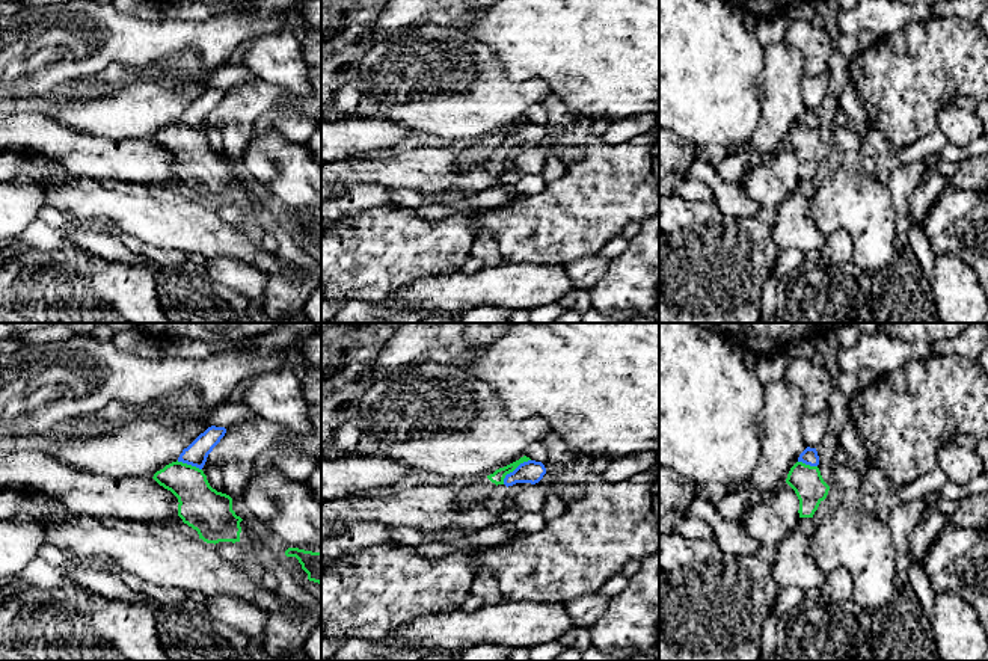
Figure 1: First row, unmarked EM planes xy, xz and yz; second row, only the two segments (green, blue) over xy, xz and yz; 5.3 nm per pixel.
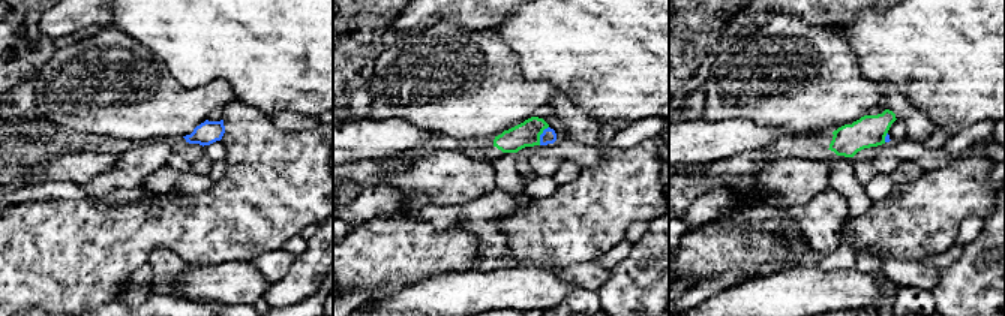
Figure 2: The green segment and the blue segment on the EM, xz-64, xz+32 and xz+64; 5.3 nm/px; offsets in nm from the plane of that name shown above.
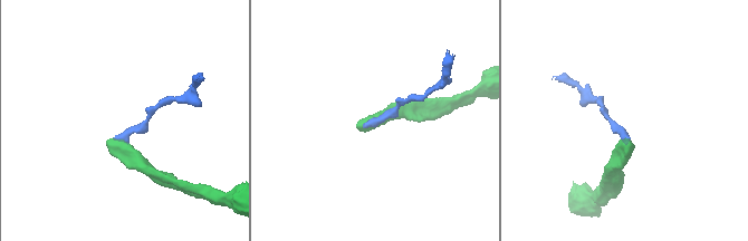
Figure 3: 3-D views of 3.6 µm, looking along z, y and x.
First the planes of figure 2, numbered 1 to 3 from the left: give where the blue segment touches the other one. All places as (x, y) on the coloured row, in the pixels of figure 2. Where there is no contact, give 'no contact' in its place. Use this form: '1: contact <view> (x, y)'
1: no contact
2: contact xz+32 (540, 134)
3: contact xz+64 (885, 135)

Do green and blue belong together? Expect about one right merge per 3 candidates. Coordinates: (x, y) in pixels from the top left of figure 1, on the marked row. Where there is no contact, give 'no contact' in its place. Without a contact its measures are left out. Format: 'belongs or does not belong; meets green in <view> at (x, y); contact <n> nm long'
does not belong; meets green in xz at (513, 470); contact 200 nm long

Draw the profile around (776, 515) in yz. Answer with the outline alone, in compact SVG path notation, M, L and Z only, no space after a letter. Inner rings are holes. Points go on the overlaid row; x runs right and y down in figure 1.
M784 483L780 490L762 497L754 507L744 512L738 522L759 545L777 546L787 533L796 530L798 510L799 500Z

